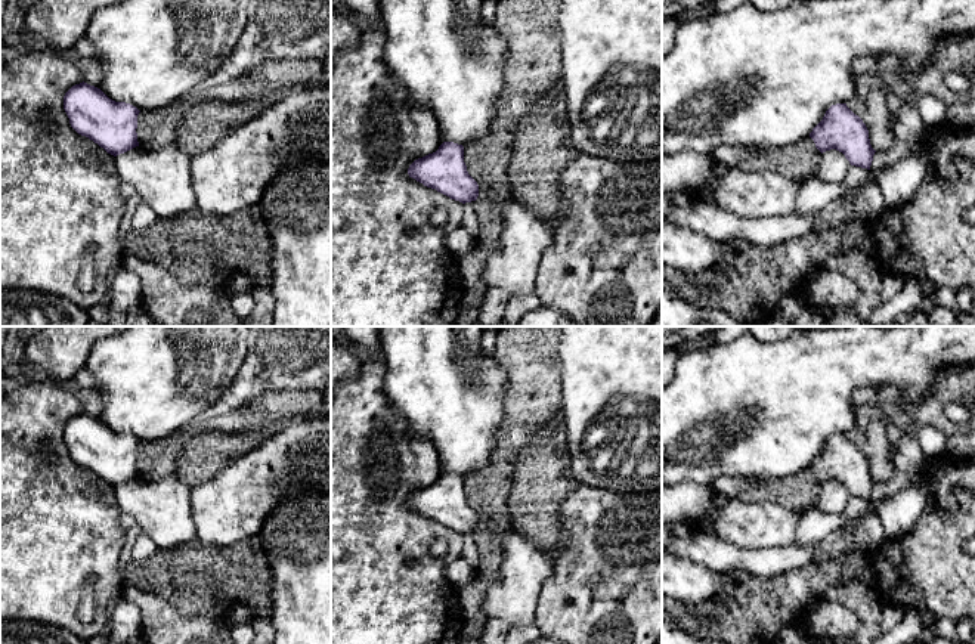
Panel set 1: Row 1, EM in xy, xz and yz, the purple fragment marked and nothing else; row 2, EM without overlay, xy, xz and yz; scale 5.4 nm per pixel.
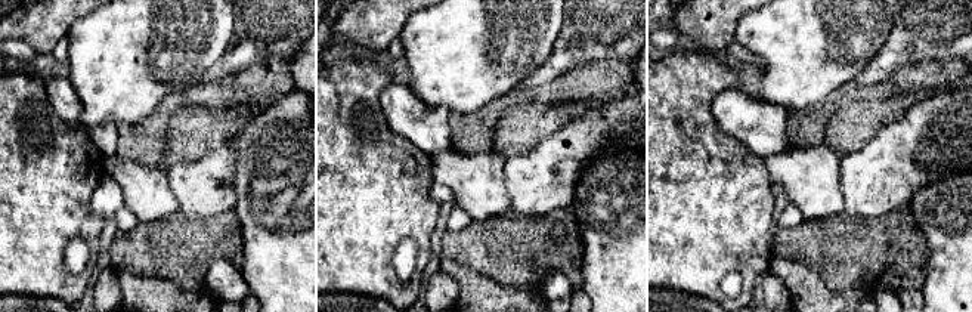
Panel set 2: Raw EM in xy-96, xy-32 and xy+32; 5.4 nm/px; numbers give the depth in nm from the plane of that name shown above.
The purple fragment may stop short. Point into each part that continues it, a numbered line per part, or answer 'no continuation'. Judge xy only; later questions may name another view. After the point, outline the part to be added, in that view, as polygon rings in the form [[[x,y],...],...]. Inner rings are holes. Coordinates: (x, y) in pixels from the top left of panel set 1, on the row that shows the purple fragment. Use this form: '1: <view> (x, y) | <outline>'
no continuation

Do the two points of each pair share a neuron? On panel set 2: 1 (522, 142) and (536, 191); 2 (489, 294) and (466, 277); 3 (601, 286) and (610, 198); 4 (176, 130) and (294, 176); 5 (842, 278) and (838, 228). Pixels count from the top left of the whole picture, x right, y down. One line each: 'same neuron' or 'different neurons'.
1: different neurons
2: same neuron
3: same neuron
4: different neurons
5: same neuron

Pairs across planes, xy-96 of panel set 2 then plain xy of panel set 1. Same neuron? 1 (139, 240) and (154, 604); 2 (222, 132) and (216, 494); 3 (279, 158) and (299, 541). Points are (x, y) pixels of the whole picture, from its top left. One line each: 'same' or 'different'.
1: different
2: different
3: same

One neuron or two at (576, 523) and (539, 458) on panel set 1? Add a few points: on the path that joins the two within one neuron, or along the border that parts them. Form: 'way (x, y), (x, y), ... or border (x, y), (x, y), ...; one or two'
border (581, 485), (573, 488), (560, 504), (559, 533); two

